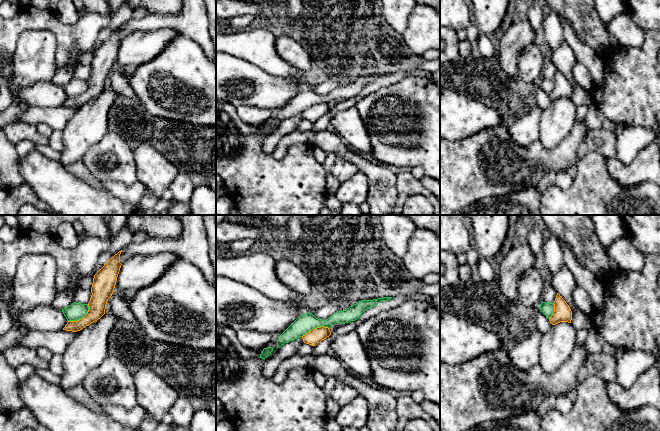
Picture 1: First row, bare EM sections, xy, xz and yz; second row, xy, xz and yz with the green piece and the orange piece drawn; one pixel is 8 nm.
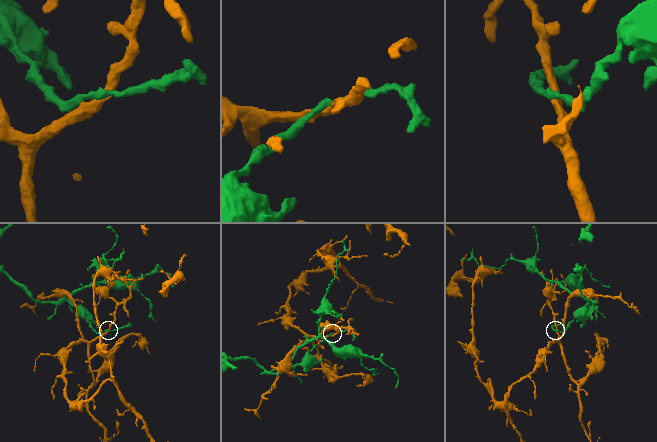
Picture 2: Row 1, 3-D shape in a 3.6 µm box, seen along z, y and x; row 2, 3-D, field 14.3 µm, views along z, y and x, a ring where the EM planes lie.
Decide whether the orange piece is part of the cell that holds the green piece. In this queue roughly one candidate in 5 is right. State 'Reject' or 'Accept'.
Reject

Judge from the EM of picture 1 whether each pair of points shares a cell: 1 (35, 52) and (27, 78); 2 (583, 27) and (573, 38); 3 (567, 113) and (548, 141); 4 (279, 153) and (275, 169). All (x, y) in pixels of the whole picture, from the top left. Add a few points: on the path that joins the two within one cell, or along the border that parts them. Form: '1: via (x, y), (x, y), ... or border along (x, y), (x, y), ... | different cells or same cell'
1: via (34, 58), (27, 72) | same cell
2: border along (561, 16), (570, 23), (577, 35), (593, 50) | different cells
3: via (560, 120), (553, 128), (551, 134) | same cell
4: border along (295, 144), (281, 158), (271, 154) | different cells

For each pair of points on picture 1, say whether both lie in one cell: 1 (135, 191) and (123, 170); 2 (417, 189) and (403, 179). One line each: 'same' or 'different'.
1: different
2: same

